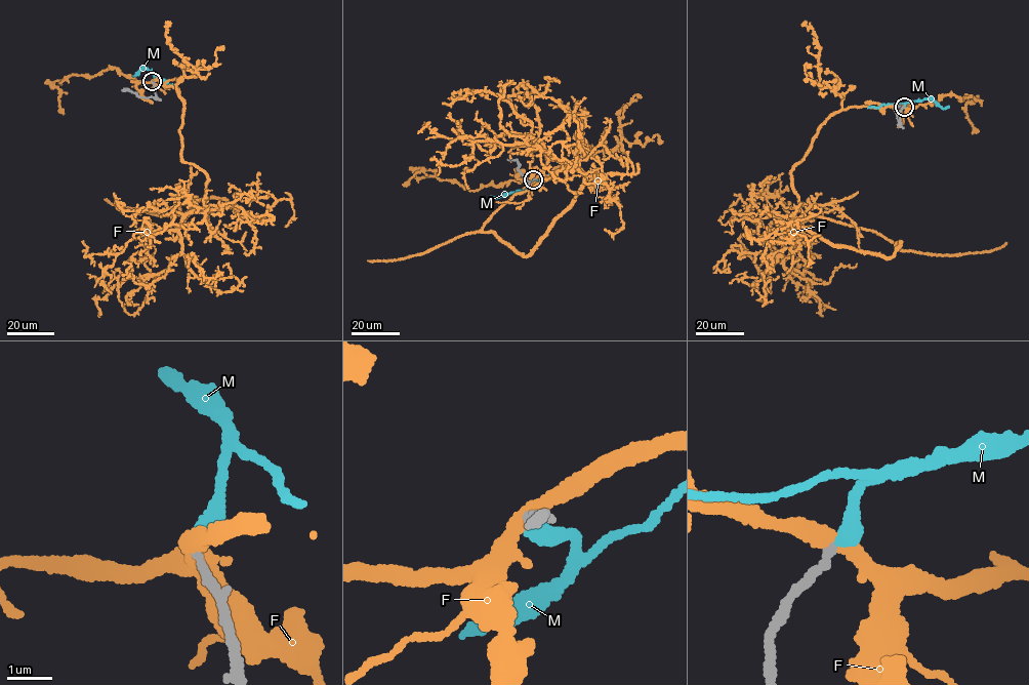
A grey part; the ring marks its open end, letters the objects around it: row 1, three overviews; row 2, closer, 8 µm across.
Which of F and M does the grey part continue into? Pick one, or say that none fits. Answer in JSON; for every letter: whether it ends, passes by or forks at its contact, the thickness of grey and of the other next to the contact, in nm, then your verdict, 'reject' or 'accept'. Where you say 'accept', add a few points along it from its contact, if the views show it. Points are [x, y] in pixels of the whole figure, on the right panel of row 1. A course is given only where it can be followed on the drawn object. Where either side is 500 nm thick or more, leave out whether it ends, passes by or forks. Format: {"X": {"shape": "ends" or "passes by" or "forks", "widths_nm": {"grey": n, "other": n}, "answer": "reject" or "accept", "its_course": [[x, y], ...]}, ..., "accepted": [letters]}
{"F": {"shape": "passes by", "widths_nm": {"grey": 200, "other": 320}, "answer": "reject"}, "M": {"shape": "ends", "widths_nm": {"grey": 180, "other": 360}, "answer": "accept", "its_course": [[904, 106], [910, 102], [932, 98], [944, 108], [949, 107]]}, "accepted": ["M"]}

